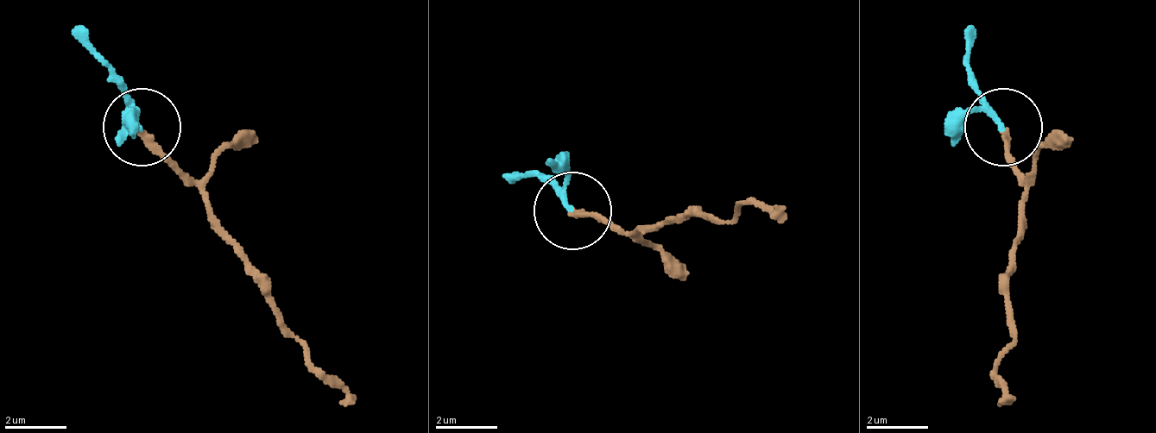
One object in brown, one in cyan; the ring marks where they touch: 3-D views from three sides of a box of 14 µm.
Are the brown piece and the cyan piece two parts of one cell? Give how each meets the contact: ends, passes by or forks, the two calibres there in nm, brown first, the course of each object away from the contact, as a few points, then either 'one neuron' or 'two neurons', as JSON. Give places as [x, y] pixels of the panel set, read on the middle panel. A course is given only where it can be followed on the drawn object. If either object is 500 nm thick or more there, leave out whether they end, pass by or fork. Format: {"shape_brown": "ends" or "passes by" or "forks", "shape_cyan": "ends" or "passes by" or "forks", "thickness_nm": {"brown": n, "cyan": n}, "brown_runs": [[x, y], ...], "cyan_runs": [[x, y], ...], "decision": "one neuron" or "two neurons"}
{"shape_brown": "ends", "shape_cyan": "passes by", "thickness_nm": {"brown": 200, "cyan": 130}, "brown_runs": [[574, 212], [628, 235], [768, 204], [768, 220]], "cyan_runs": [[574, 212], [543, 173], [504, 173]], "decision": "one neuron"}

